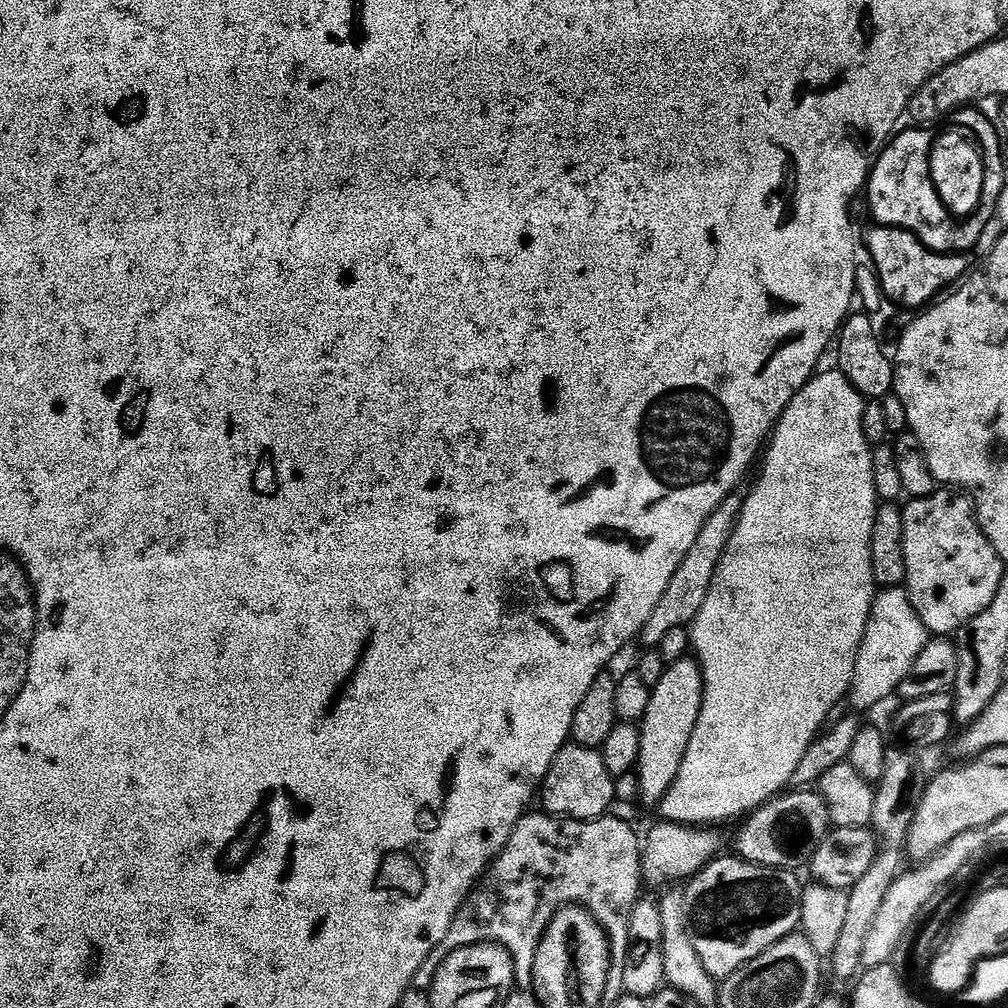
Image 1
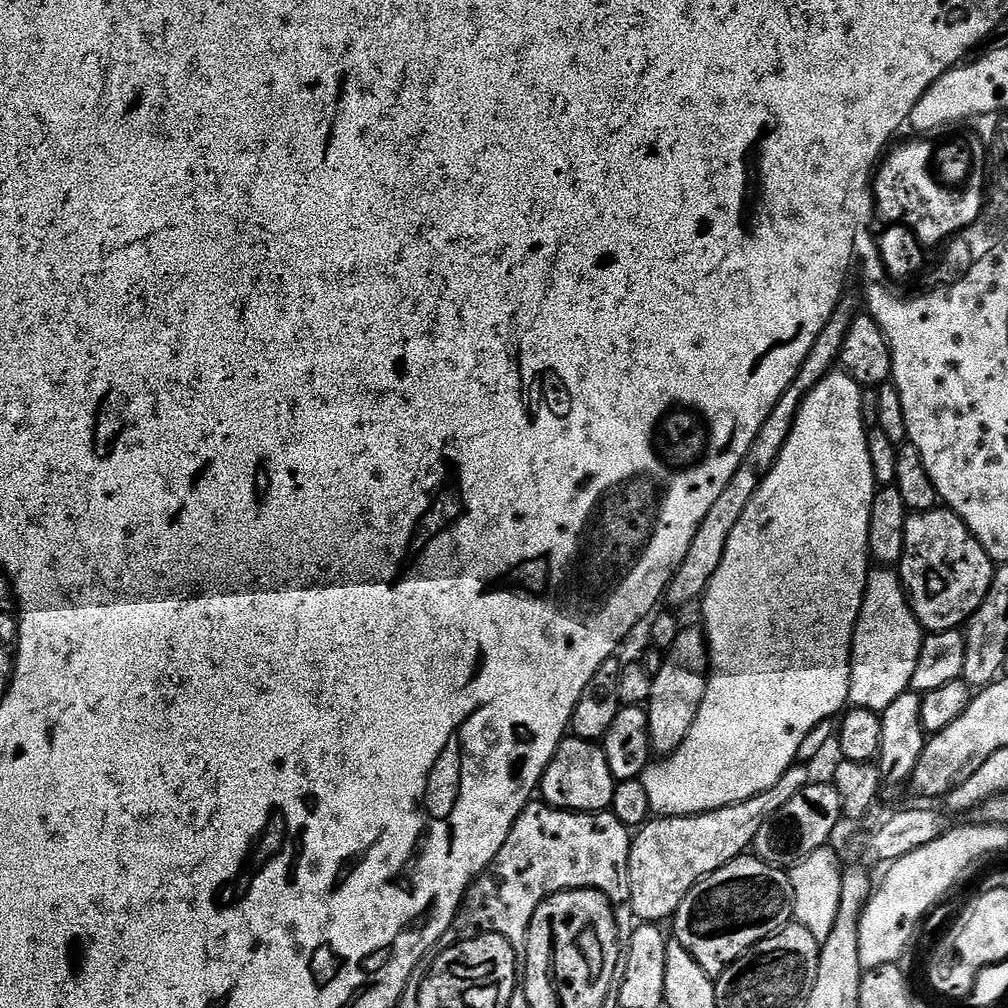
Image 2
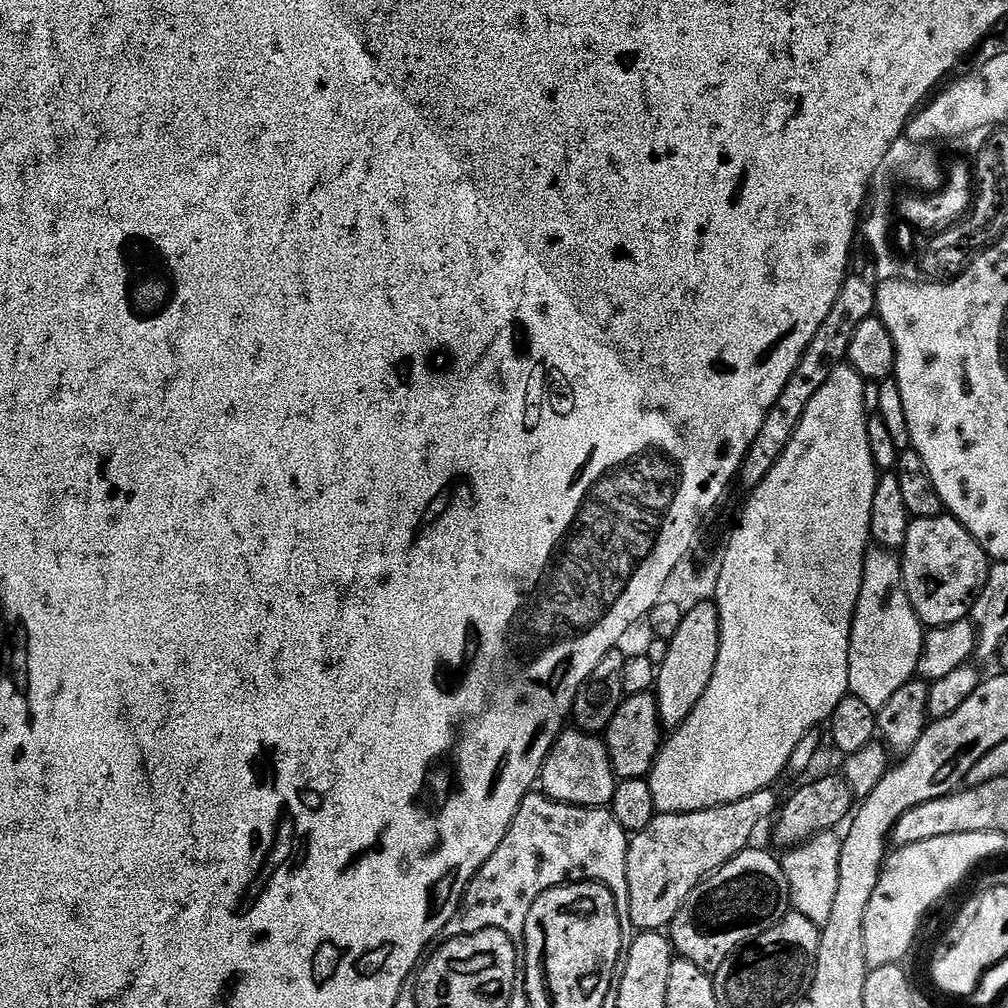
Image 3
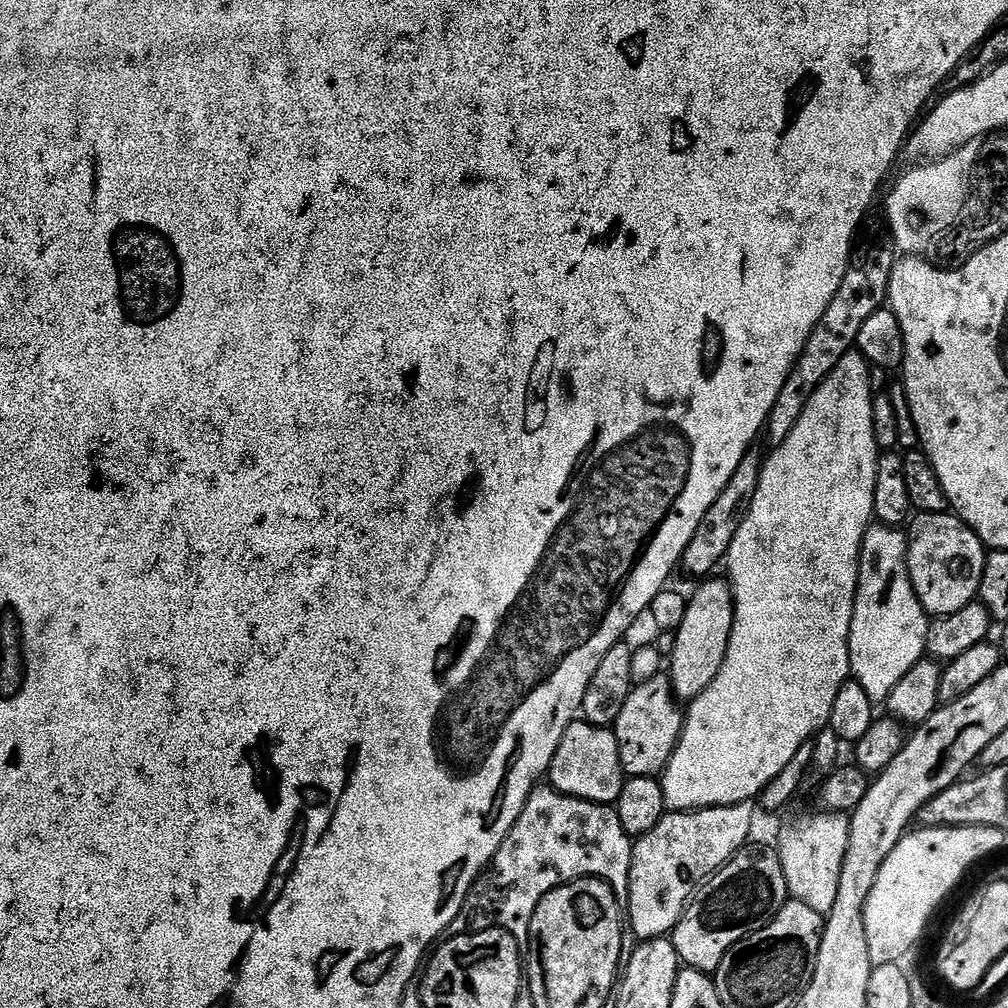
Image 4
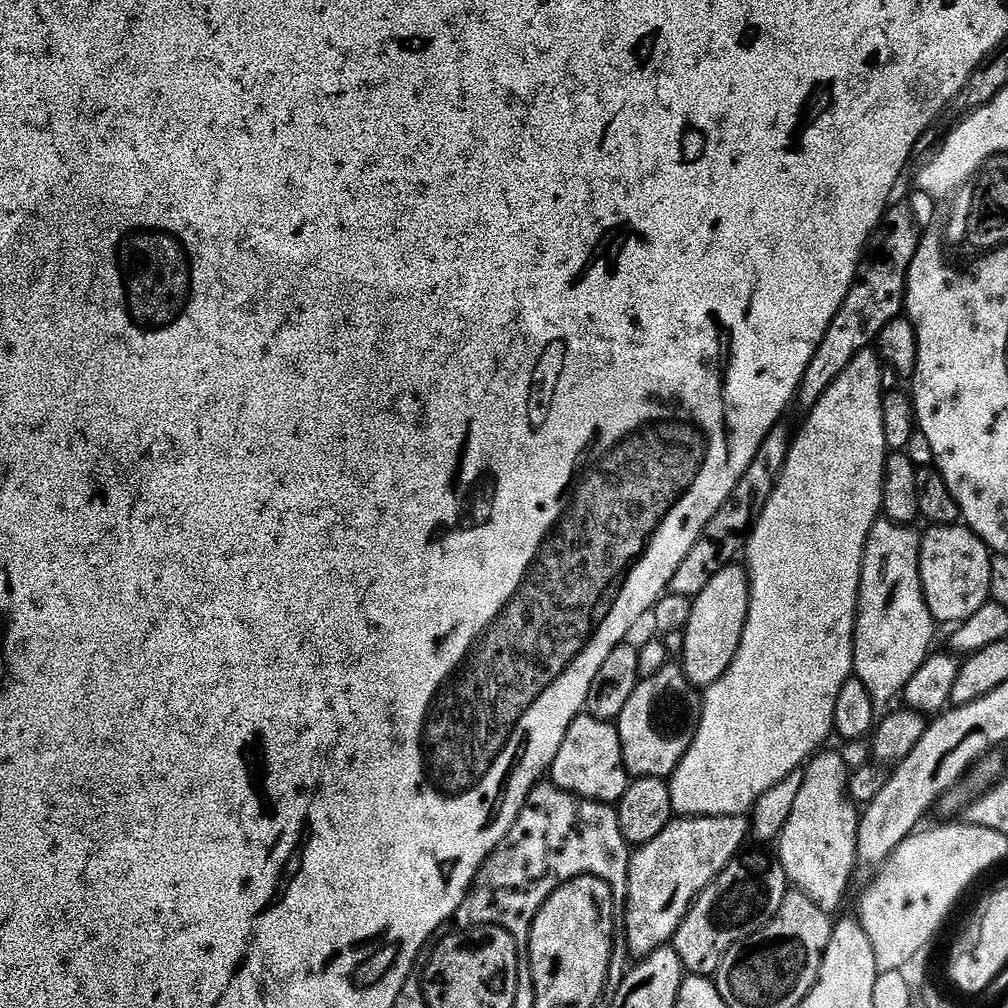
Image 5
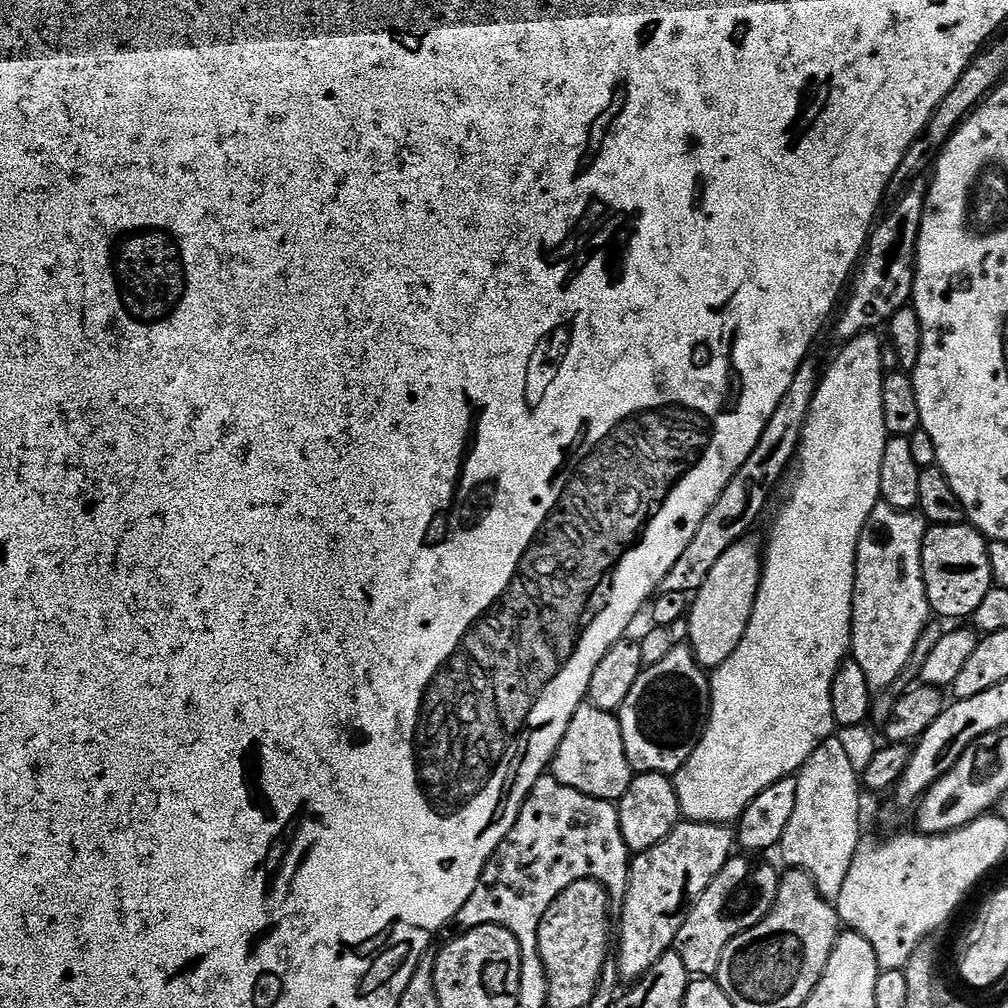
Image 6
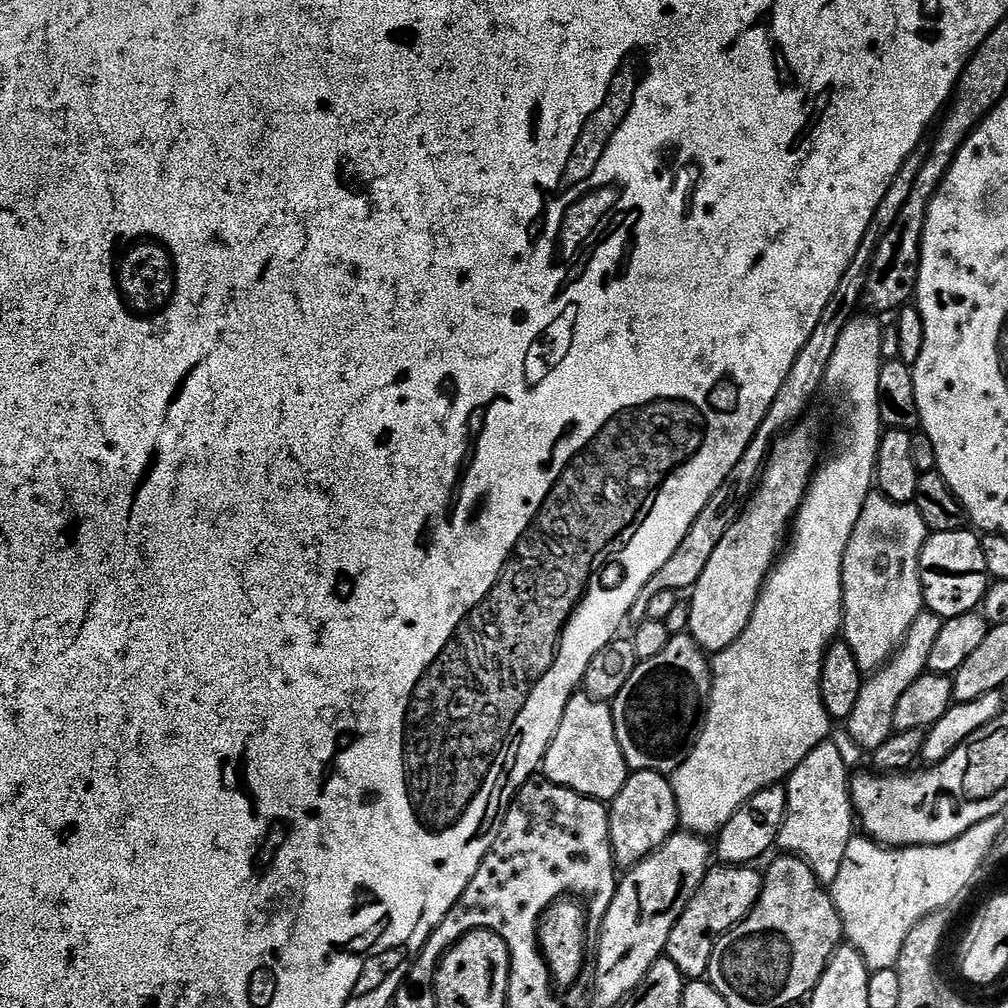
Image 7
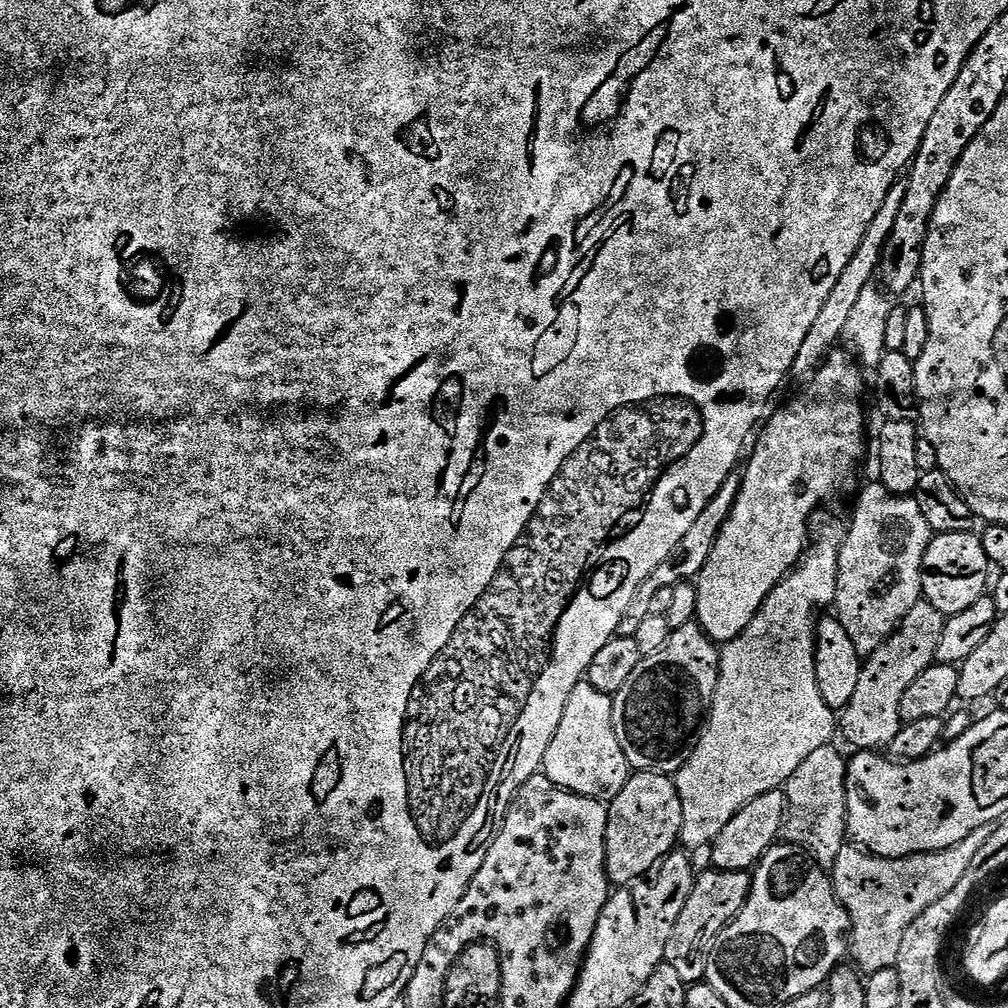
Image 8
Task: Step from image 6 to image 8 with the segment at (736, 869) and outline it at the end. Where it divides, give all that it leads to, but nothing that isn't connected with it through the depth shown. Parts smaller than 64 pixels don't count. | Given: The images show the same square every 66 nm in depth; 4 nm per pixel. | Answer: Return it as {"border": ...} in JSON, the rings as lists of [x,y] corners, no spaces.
{"border":[[[709,870],[695,877],[690,898],[686,898],[686,906],[682,906],[682,914],[678,914],[678,922],[672,924],[672,933],[666,942],[664,963],[669,964],[678,978],[686,986],[696,985],[704,980],[704,971],[708,961],[705,949],[711,945],[718,933],[724,929],[737,913],[748,897],[752,884],[747,871],[726,872]]]}

